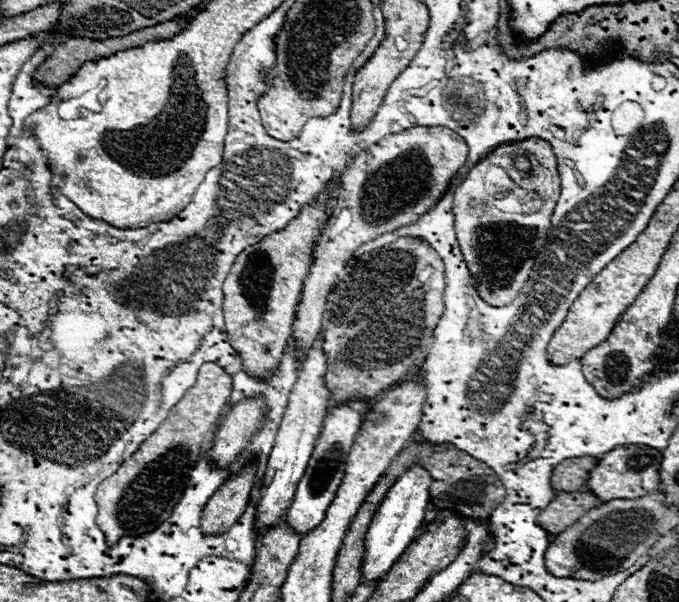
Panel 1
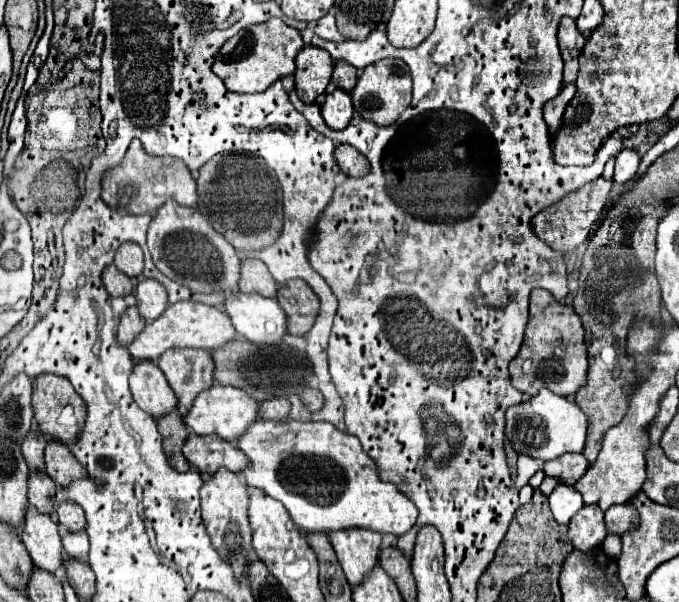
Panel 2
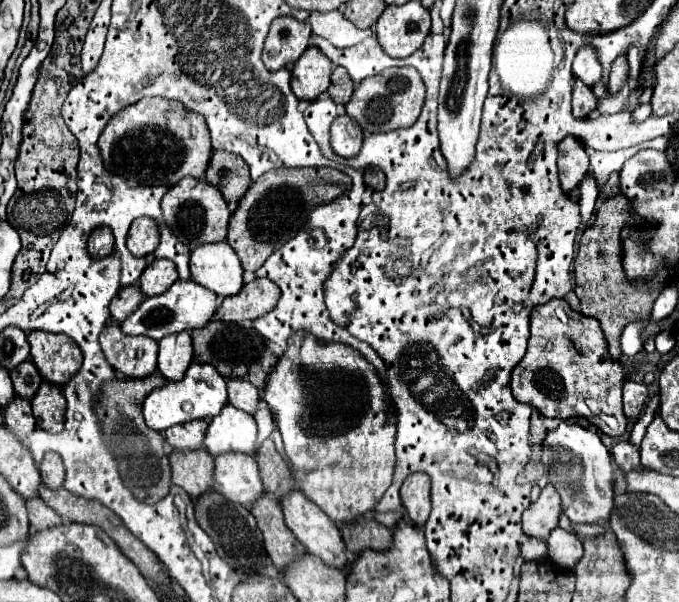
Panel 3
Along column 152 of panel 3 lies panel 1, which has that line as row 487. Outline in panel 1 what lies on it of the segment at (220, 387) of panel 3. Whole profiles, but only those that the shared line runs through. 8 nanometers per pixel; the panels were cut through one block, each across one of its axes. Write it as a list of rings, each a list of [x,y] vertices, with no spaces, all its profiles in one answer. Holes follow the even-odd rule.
[[[412,464],[406,474],[398,476],[394,486],[386,492],[382,506],[374,514],[368,532],[366,532],[366,542],[364,542],[364,558],[362,558],[362,576],[364,580],[378,580],[382,578],[392,564],[402,556],[402,552],[410,546],[410,542],[416,536],[416,530],[424,522],[424,512],[426,504],[430,500],[430,484],[432,478],[426,472],[424,466]]]

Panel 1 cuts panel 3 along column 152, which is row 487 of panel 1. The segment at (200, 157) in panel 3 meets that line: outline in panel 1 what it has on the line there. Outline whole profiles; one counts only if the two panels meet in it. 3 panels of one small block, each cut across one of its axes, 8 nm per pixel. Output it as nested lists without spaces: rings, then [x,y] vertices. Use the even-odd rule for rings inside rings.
[[[206,362],[196,384],[186,390],[182,400],[170,410],[166,422],[146,438],[140,448],[124,460],[120,470],[102,480],[96,490],[98,518],[96,524],[104,532],[106,544],[114,546],[122,536],[142,536],[156,530],[180,502],[190,480],[190,472],[200,460],[202,444],[216,430],[216,422],[232,394],[232,376],[214,362]]]

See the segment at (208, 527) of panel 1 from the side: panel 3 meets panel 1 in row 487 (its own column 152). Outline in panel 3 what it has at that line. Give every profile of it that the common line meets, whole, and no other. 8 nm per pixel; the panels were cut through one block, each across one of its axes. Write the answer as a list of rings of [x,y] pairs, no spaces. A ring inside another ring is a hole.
[[[138,218],[132,222],[128,238],[126,238],[126,246],[136,258],[144,258],[144,256],[152,254],[156,250],[158,242],[160,242],[160,234],[158,234],[154,220]]]

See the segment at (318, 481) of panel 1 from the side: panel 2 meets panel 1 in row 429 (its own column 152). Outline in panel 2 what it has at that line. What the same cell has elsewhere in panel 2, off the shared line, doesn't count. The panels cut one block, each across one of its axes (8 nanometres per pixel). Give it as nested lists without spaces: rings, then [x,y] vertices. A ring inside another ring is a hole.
[[[184,300],[168,306],[158,320],[148,322],[144,332],[140,332],[140,336],[128,346],[128,350],[136,360],[158,360],[170,348],[202,348],[212,352],[226,346],[234,338],[236,338],[236,330],[226,312],[206,304]]]

